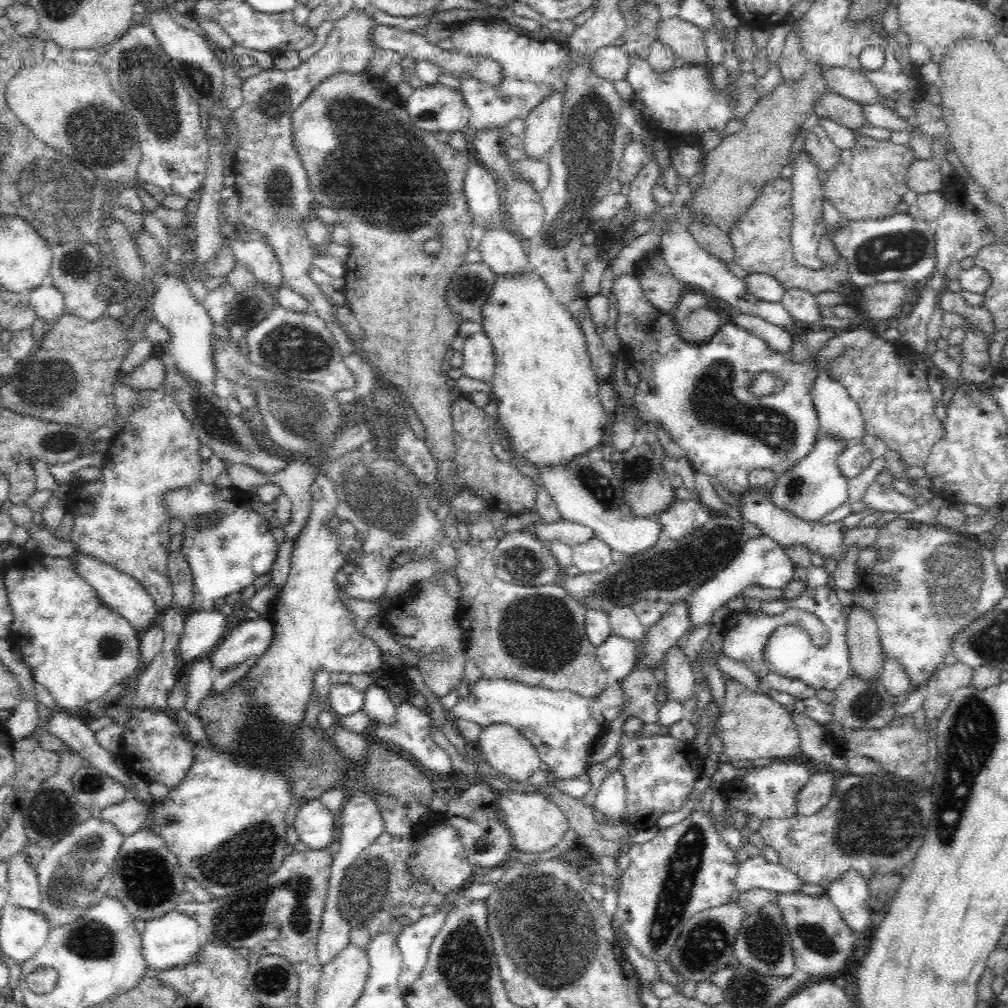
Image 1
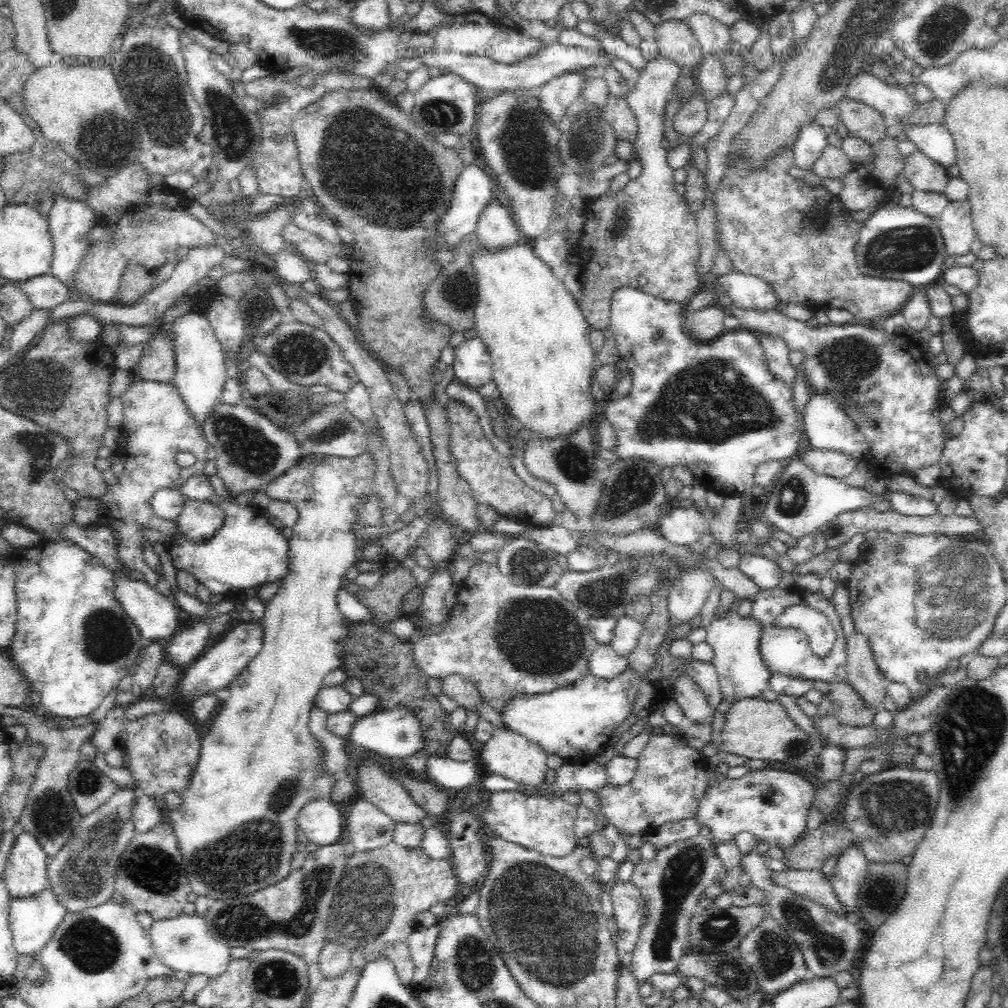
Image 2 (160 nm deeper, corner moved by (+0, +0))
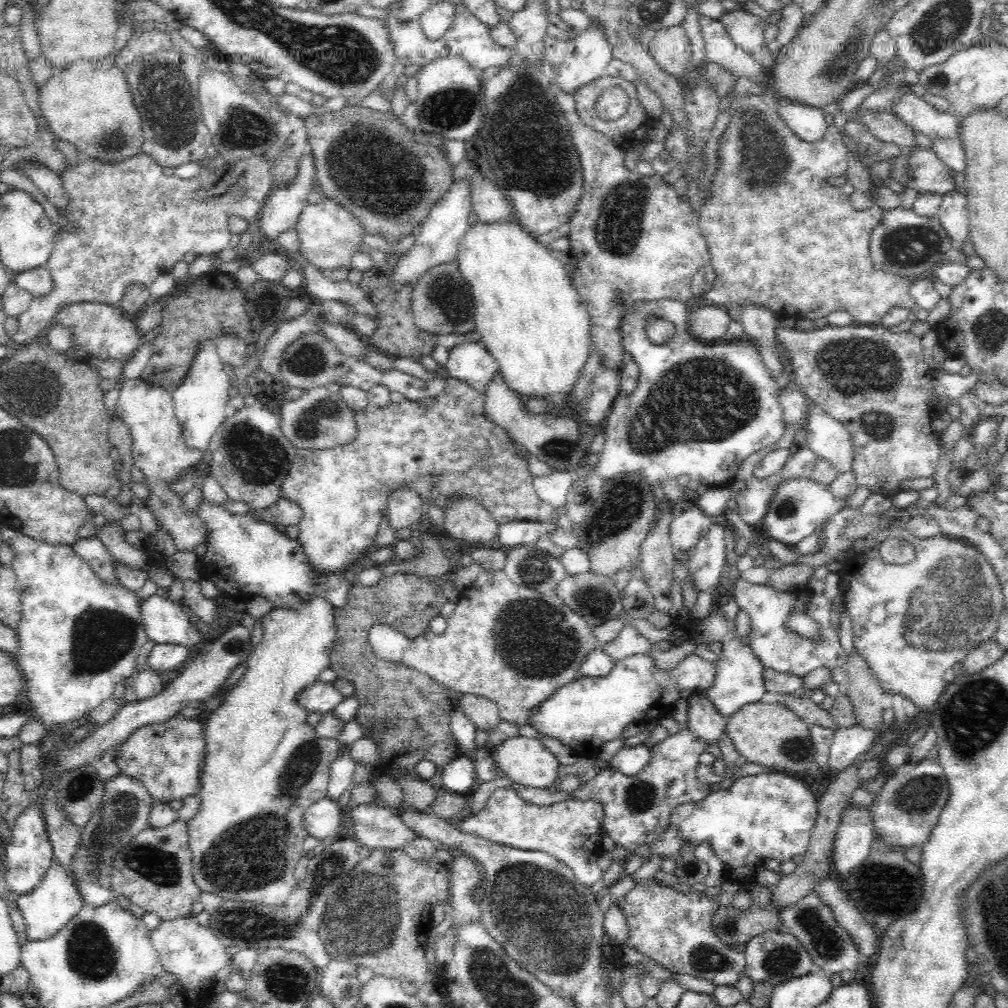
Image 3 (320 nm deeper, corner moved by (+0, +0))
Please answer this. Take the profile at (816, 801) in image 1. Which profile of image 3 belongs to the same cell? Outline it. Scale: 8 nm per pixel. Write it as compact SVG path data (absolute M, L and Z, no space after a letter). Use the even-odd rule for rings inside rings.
M862 726L837 730L829 749L829 766L833 770L846 770L856 758L867 753L875 744L875 734Z

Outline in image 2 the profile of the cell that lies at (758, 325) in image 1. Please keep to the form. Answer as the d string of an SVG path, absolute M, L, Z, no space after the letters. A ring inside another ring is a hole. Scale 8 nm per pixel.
M766 333L760 334L759 339L762 343L770 372L776 378L786 383L790 387L791 393L793 393L792 389L796 384L798 371L790 365L790 361L788 360L789 350L786 347L786 343L780 337Z

